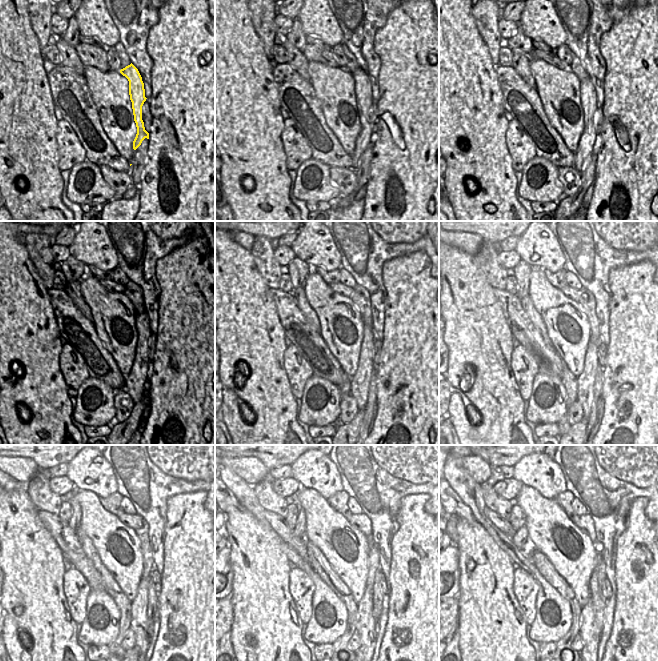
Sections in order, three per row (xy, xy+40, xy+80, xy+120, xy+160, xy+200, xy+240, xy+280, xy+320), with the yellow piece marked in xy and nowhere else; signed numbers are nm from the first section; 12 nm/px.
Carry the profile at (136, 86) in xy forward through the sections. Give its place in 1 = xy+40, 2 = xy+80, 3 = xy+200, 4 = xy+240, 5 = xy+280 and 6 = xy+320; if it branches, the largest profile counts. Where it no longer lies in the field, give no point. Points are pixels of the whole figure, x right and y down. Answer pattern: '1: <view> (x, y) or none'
1: xy+40 (362, 88)
2: xy+80 (588, 97)
3: xy+200 (585, 380)
4: xy+240 (143, 630)
5: xy+280 (367, 628)
6: xy+320 (590, 633)

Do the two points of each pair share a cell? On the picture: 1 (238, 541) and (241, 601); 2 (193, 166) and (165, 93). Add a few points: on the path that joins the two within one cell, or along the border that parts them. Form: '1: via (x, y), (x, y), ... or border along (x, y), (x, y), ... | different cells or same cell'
1: via (241, 556), (241, 586) | same cell
2: via (193, 148), (193, 134), (182, 123), (179, 111) | same cell

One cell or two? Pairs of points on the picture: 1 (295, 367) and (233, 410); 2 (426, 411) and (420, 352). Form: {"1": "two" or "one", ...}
{"1": "two", "2": "one"}

